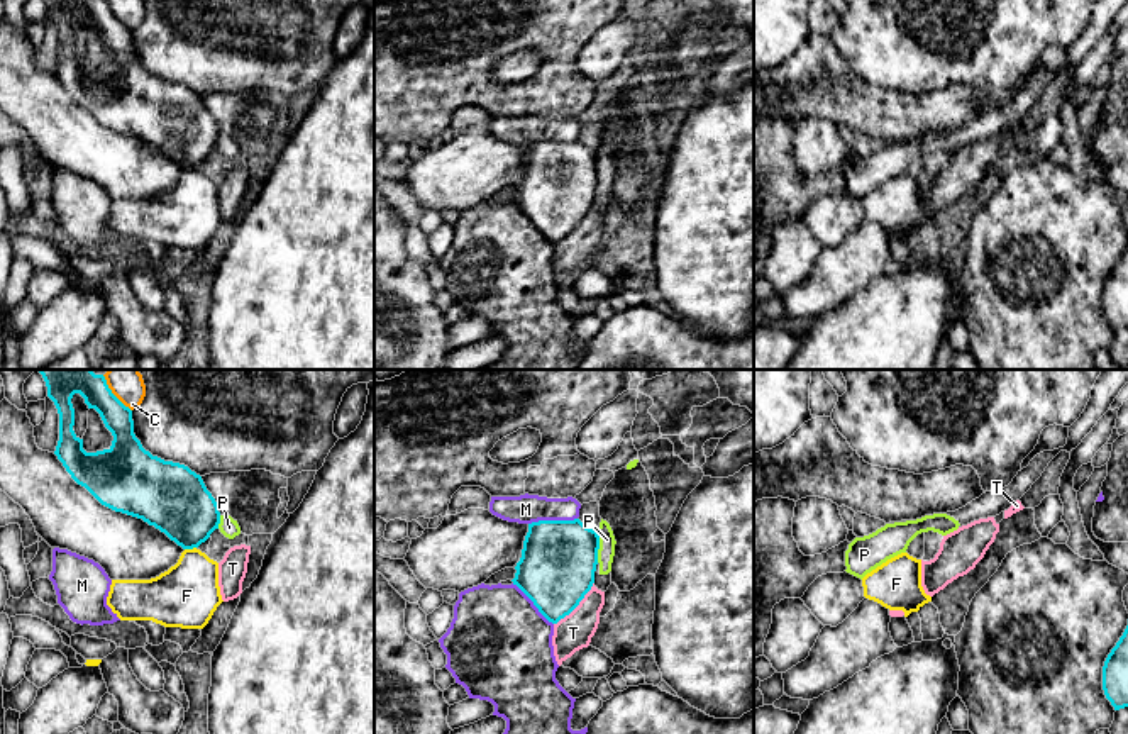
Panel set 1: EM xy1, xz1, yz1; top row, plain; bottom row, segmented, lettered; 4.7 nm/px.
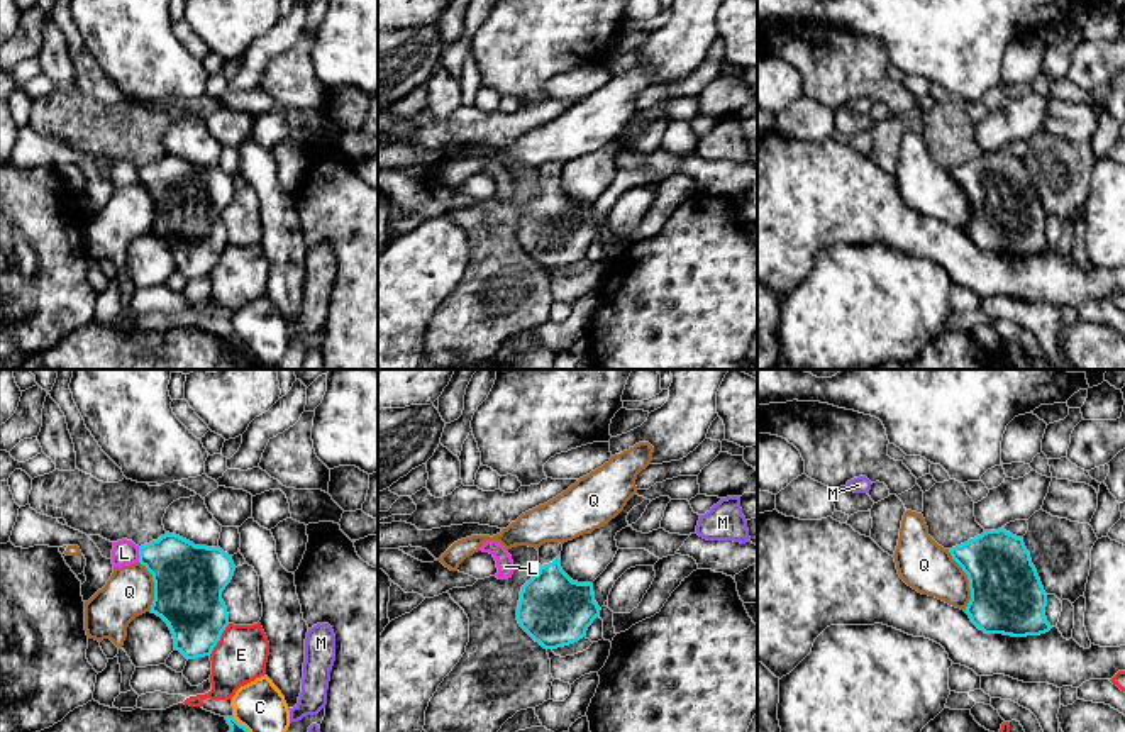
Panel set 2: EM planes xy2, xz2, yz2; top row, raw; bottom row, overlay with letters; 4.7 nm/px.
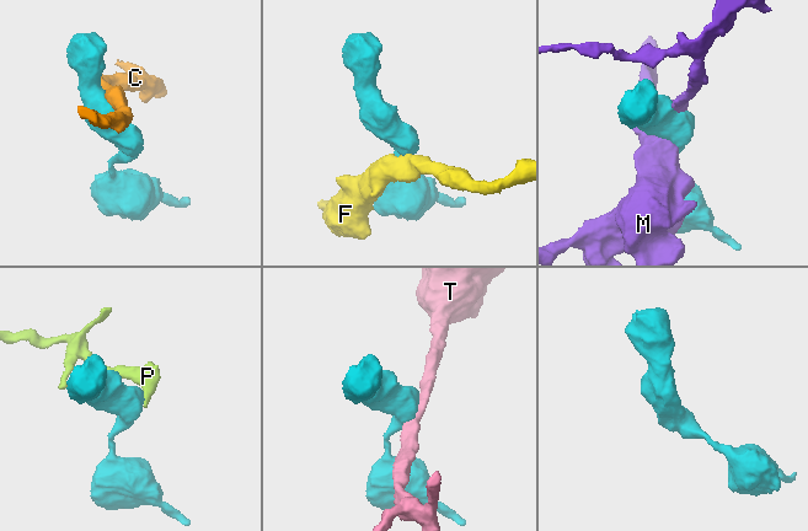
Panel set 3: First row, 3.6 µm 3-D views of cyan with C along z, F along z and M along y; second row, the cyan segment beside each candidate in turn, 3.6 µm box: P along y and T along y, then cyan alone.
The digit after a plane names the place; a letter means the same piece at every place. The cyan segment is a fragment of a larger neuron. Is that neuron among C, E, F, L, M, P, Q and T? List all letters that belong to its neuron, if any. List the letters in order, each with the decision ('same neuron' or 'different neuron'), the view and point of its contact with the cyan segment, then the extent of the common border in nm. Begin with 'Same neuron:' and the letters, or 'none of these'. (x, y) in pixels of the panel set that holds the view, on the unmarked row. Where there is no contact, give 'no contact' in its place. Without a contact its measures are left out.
Same neuron: none of these
C: different neuron; contact xy1 (114, 16); length 200 nm
E: different neuron; contact xy2 (219, 260); length 180 nm
F: different neuron; contact xy1 (190, 168); length 60 nm
L: different neuron; contact xy2 (139, 175); length 70 nm
M: different neuron; contact xz1 (552, 141); length 240 nm
P: different neuron; contact xz1 (598, 166); length 150 nm
Q: different neuron; contact yz2 (968, 199); length 300 nm
T: different neuron; contact xz1 (576, 226); length 280 nm

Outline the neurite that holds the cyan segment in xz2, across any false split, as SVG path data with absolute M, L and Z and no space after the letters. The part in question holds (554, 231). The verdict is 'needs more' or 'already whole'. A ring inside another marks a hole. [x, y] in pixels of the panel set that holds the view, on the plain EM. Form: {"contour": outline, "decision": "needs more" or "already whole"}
{"contour": "M561 163L539 169L539 193L520 212L517 241L544 269L578 263L600 236L593 203L573 202L561 188Z", "decision": "needs more"}

